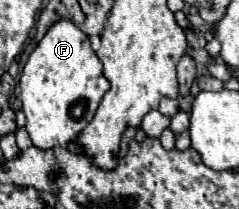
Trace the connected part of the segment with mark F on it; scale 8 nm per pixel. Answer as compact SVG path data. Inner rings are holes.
M69 20L55 22L45 38L31 52L19 80L27 132L35 148L49 150L67 146L93 118L103 94L111 88L103 76L101 60L95 56L89 36Z

